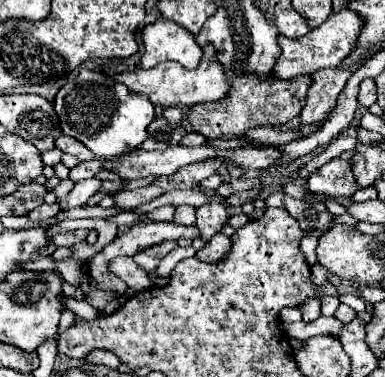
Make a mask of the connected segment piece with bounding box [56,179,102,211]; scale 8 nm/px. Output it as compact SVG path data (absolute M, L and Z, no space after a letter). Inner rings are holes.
M98 179L78 181L64 199L58 199L58 201L56 201L56 203L60 205L60 211L68 211L68 209L72 209L72 207L84 205L84 203L100 189L100 183L102 183L102 181L98 181Z

